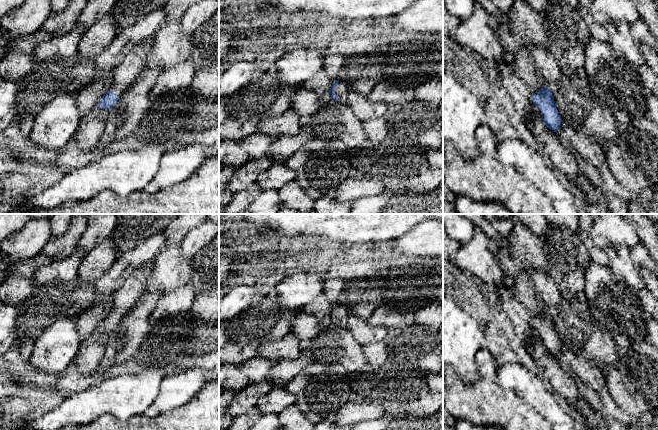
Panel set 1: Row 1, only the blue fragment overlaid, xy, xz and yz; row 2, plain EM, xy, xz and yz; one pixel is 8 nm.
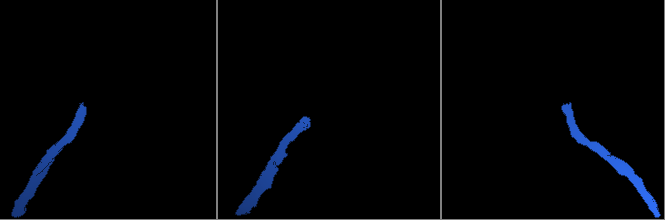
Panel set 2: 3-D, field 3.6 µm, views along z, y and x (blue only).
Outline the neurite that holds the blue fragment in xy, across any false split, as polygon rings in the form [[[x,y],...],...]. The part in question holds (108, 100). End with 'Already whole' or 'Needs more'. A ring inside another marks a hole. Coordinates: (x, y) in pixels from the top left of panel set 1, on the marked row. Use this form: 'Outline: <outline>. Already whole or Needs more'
Outline: [[[154,36],[138,43],[114,70],[110,89],[99,100],[97,107],[112,108],[120,95],[136,80],[142,72],[146,59],[152,49]]]. Needs more

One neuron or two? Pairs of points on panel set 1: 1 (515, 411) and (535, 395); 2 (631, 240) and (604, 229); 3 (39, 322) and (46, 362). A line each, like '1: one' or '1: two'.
1: two
2: one
3: two

